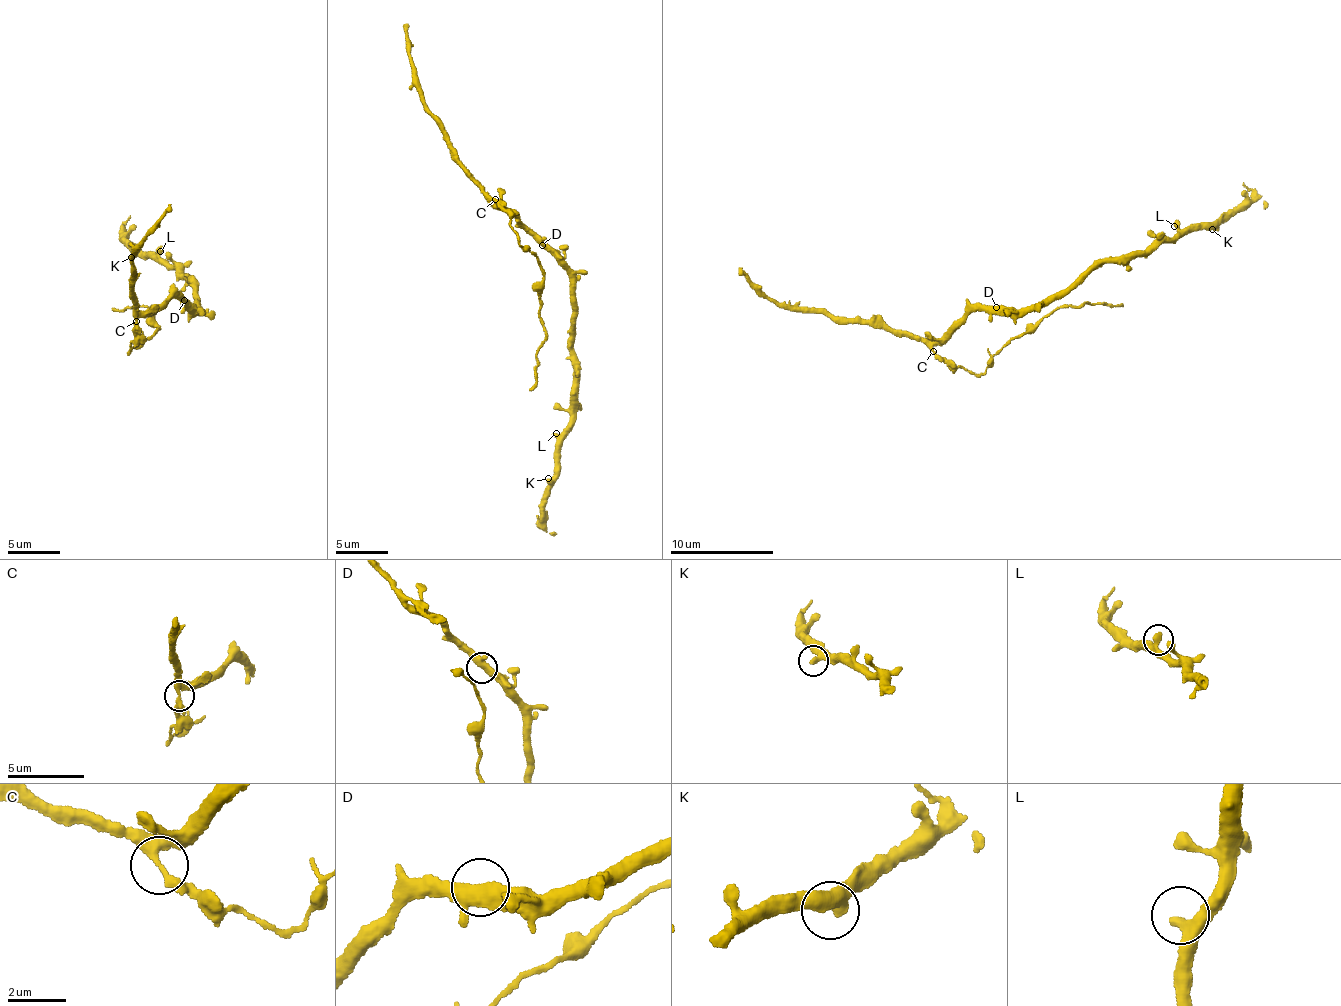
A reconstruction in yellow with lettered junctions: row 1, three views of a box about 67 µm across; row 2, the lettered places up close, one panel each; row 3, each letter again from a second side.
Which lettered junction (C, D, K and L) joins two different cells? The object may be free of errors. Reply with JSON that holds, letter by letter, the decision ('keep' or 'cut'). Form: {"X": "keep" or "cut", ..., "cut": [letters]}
{"C": "cut", "D": "keep", "K": "keep", "L": "keep", "cut": ["C"]}

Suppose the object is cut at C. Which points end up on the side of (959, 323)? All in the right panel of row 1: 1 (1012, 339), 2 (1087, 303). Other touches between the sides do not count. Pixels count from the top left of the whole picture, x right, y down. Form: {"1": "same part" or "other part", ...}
{"1": "other part", "2": "other part"}

